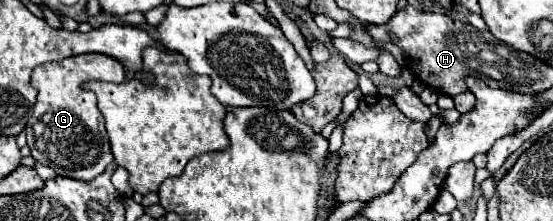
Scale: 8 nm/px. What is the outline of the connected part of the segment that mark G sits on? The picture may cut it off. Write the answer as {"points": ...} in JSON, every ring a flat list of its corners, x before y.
{"points":[[79,54,59,62,41,64,31,74,31,84,37,90,37,104,25,128,31,156,39,164,55,168,59,176,75,180,93,180,113,164,105,118,101,118,101,112,97,110,93,92,83,88,89,80,123,82,125,66,107,54]]}

